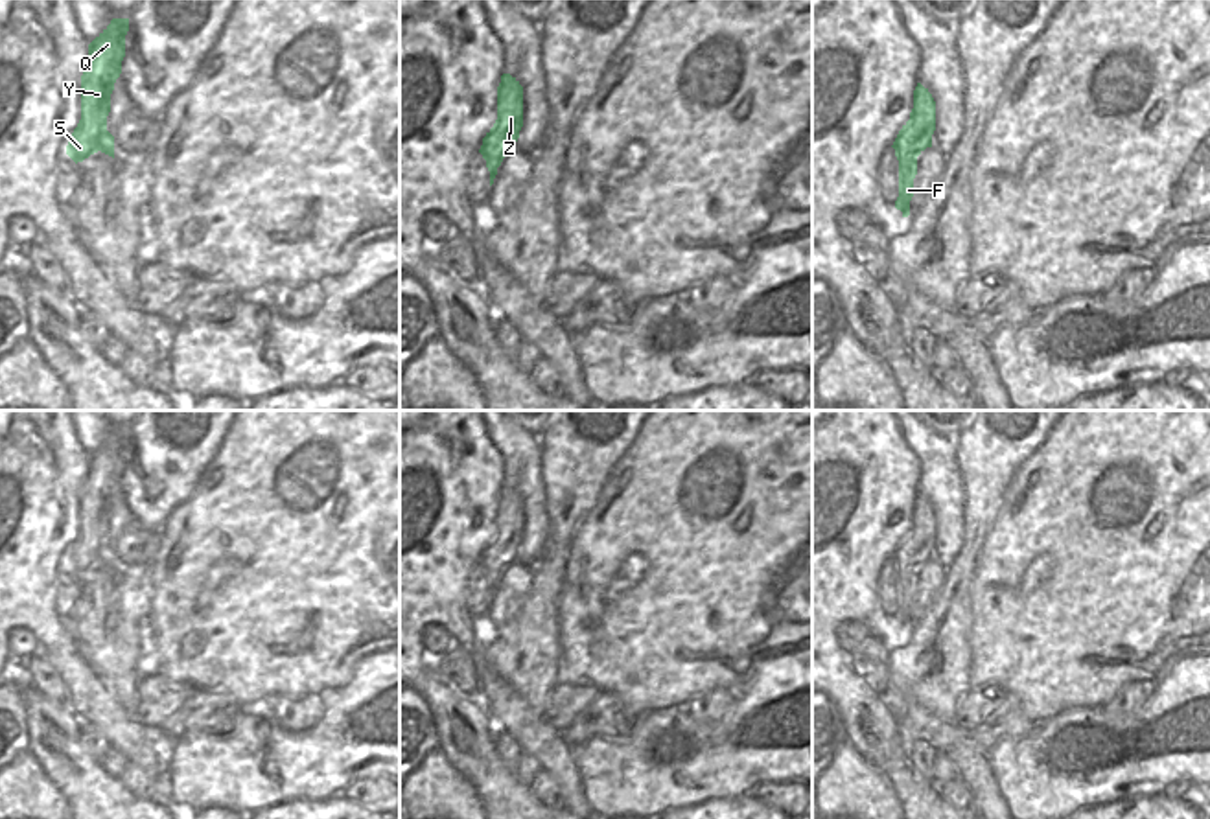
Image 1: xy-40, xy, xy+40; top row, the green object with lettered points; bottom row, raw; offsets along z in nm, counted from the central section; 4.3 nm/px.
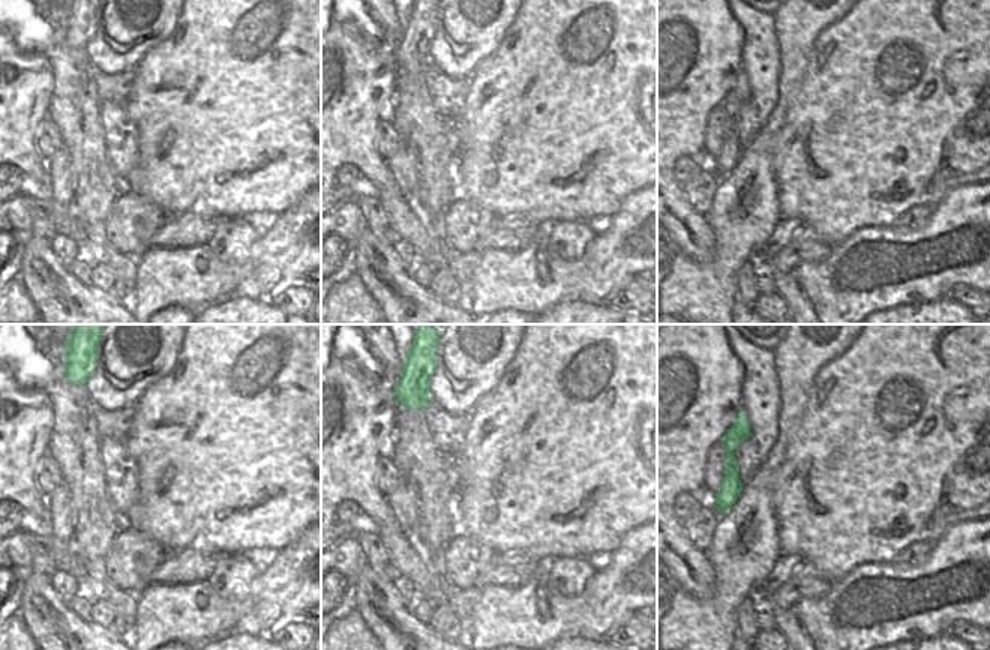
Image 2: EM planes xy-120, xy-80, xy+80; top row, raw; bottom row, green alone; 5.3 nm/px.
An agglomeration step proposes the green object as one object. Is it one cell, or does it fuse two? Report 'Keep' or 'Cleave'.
Keep

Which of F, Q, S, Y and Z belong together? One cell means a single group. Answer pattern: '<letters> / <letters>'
F Q S Y Z

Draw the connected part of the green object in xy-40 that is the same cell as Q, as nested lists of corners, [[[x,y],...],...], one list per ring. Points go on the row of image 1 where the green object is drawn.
[[[112,18],[111,24],[88,44],[88,61],[81,75],[81,120],[66,155],[77,164],[101,151],[114,158],[114,136],[107,131],[111,94],[122,74],[129,18]]]

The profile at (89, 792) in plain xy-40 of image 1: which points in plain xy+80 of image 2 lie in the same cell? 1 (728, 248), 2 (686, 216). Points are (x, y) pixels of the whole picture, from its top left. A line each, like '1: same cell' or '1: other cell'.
1: other cell
2: same cell

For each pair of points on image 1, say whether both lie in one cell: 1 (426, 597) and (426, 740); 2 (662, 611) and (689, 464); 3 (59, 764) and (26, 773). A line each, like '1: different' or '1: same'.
1: different
2: same
3: different

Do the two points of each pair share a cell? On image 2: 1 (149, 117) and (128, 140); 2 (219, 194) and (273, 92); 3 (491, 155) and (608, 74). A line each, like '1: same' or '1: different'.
1: different
2: same
3: same

